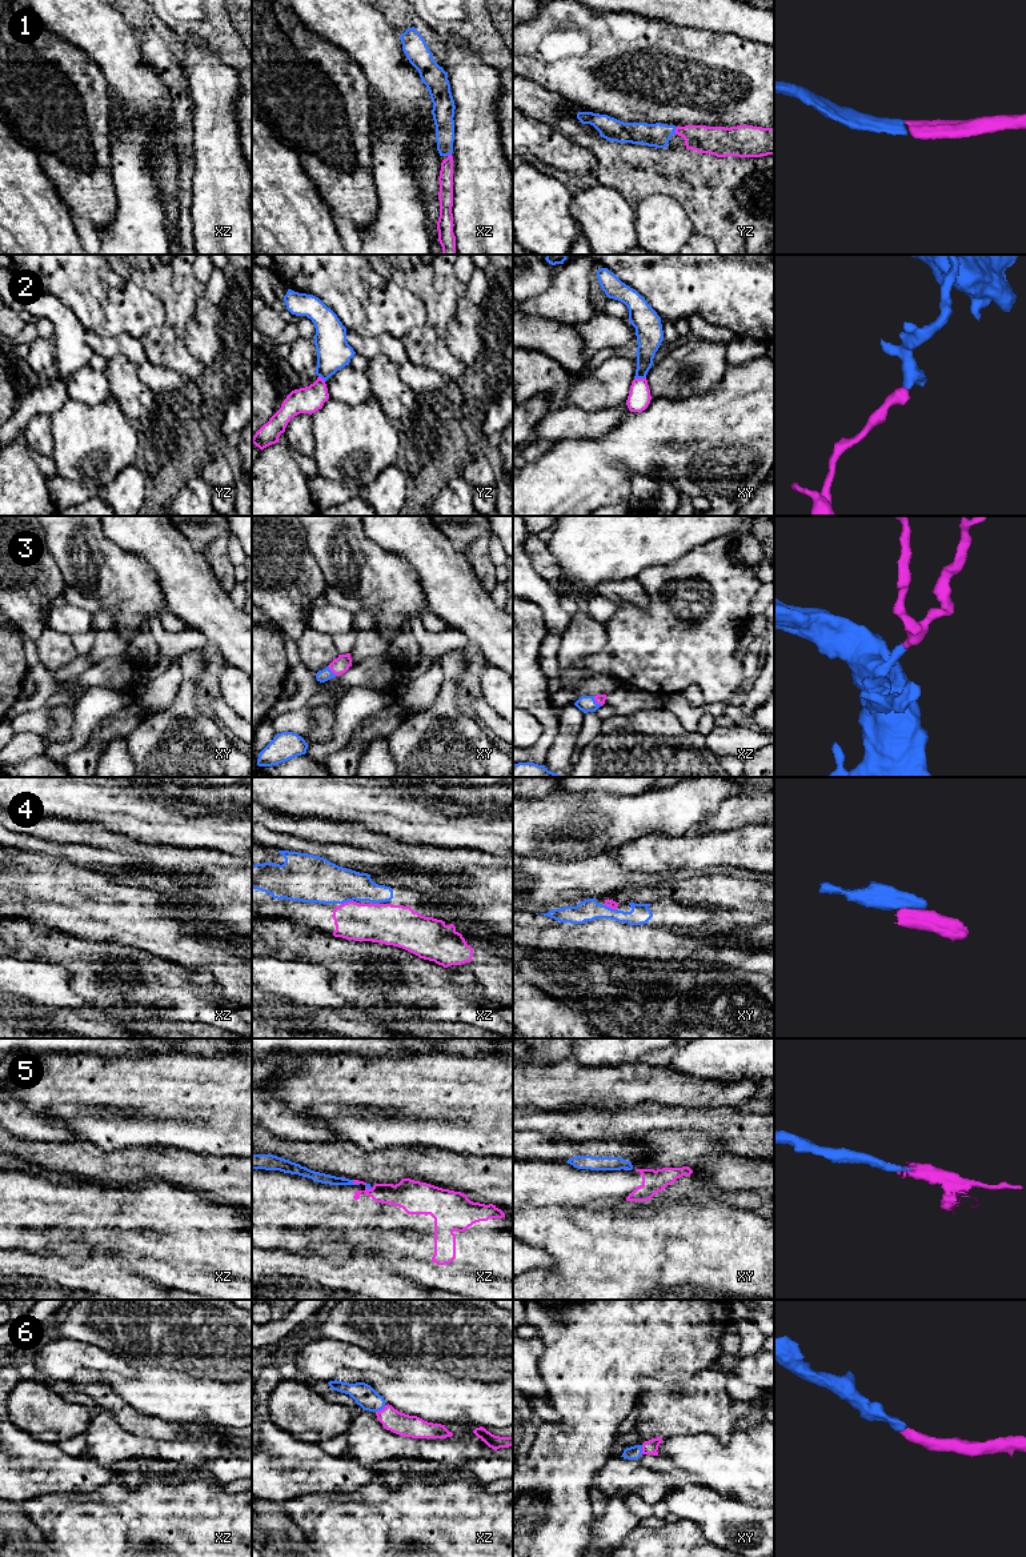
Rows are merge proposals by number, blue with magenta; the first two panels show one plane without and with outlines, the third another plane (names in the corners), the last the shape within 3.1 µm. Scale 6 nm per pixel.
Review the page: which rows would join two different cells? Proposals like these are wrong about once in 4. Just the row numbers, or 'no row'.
5

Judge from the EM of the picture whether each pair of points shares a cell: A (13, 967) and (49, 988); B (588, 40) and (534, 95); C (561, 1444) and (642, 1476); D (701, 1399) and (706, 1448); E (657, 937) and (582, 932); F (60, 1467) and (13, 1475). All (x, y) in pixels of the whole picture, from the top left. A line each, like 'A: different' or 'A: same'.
A: same
B: different
C: different
D: different
E: same
F: same

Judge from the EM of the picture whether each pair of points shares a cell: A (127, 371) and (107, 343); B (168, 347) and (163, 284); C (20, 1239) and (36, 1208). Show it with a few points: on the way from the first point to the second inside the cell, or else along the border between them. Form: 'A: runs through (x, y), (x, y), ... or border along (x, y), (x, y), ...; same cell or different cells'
A: border along (107, 359), (125, 356), (136, 367); different cells
B: runs through (172, 331), (175, 328), (175, 300); same cell
C: runs through (17, 1231), (15, 1227), (28, 1213); same cell

